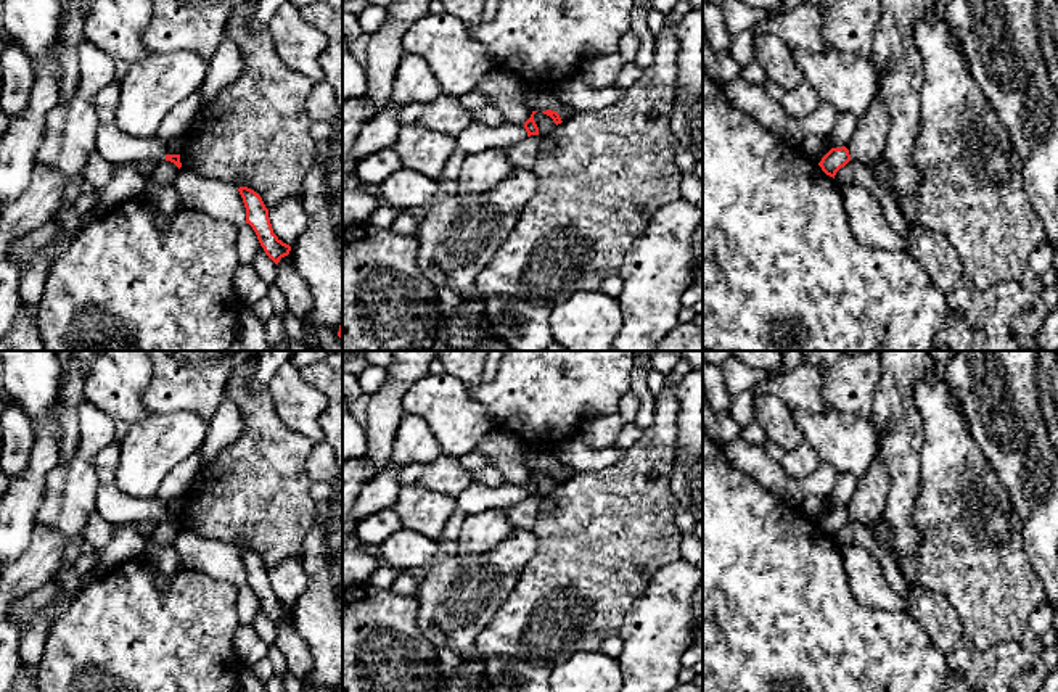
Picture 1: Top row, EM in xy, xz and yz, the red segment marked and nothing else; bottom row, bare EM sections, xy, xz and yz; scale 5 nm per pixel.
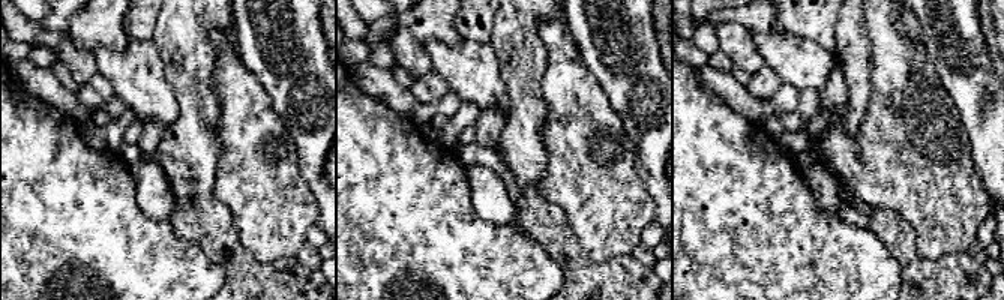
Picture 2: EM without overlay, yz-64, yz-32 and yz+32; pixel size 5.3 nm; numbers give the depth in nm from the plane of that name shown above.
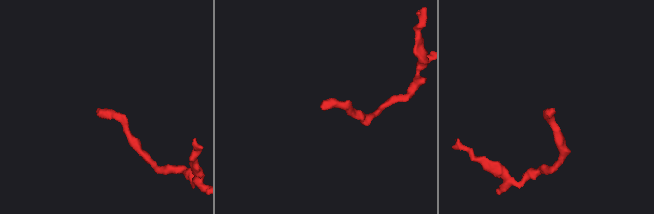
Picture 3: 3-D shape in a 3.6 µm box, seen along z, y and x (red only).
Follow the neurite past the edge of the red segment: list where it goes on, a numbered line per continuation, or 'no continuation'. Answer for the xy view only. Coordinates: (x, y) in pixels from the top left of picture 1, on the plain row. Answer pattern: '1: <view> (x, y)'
1: xy (116, 507)

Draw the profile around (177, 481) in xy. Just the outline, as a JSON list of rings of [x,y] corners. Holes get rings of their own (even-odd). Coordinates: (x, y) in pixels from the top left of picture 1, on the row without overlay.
[[[196,451],[188,459],[180,462],[161,483],[156,499],[167,504],[182,494],[187,494],[191,481],[203,467],[201,454]]]

